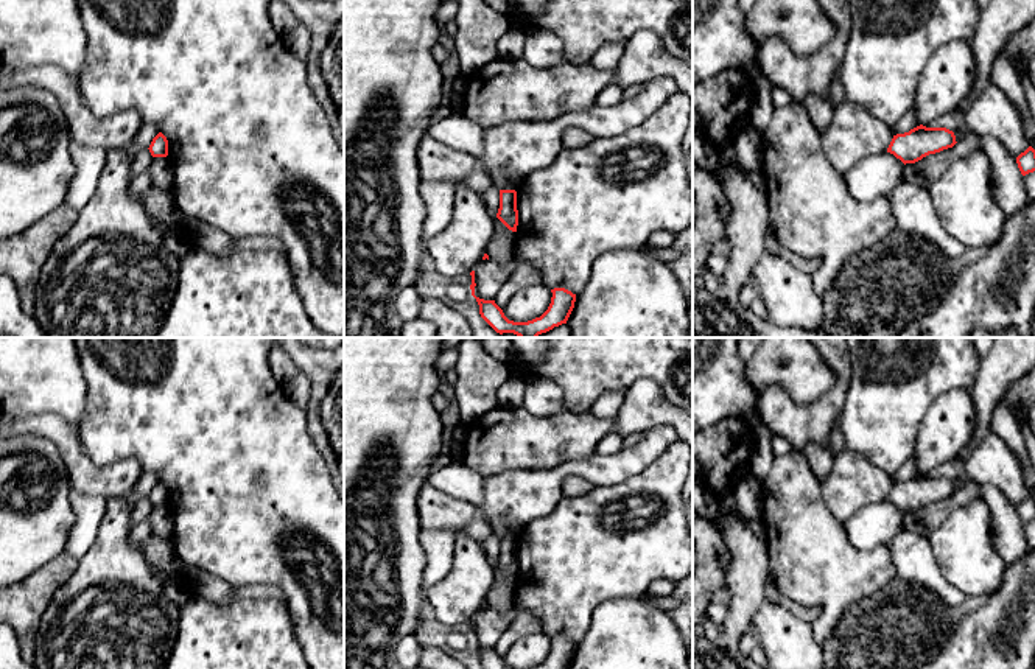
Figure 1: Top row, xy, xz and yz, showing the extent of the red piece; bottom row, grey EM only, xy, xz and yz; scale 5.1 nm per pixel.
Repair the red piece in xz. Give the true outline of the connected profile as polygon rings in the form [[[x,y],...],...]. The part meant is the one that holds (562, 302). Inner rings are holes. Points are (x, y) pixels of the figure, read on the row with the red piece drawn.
[[[475,271],[472,275],[472,296],[479,305],[481,317],[500,334],[514,333],[518,338],[537,338],[542,333],[553,330],[562,324],[567,324],[576,302],[576,294],[565,288],[551,289],[553,297],[548,310],[540,316],[528,322],[509,320],[503,310],[495,303],[495,300],[484,300],[475,296]]]

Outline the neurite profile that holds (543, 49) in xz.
[[[546,30],[526,33],[521,59],[534,68],[549,68],[567,61],[562,40]]]

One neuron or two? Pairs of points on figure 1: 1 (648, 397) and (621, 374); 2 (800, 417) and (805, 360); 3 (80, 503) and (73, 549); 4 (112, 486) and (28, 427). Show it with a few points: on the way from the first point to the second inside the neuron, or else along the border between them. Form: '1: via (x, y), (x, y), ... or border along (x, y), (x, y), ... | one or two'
1: border along (626, 389), (642, 378), (651, 378), (665, 399) | two
2: border along (833, 385), (805, 403), (778, 385), (769, 386) | two
3: via (81, 514), (80, 539) | one
4: via (91, 472), (50, 428) | one

